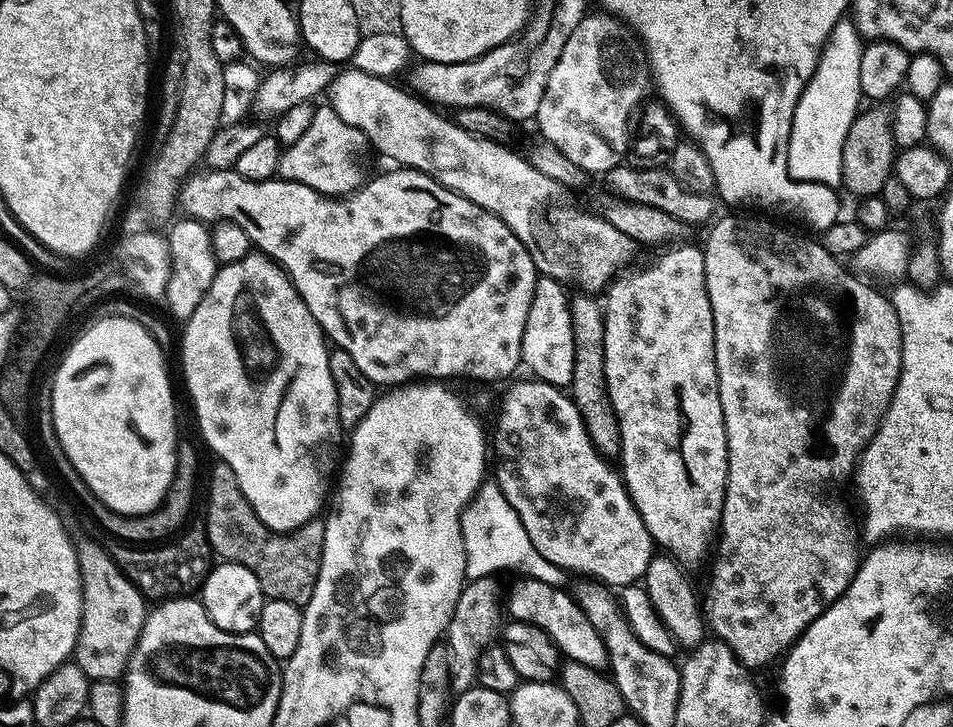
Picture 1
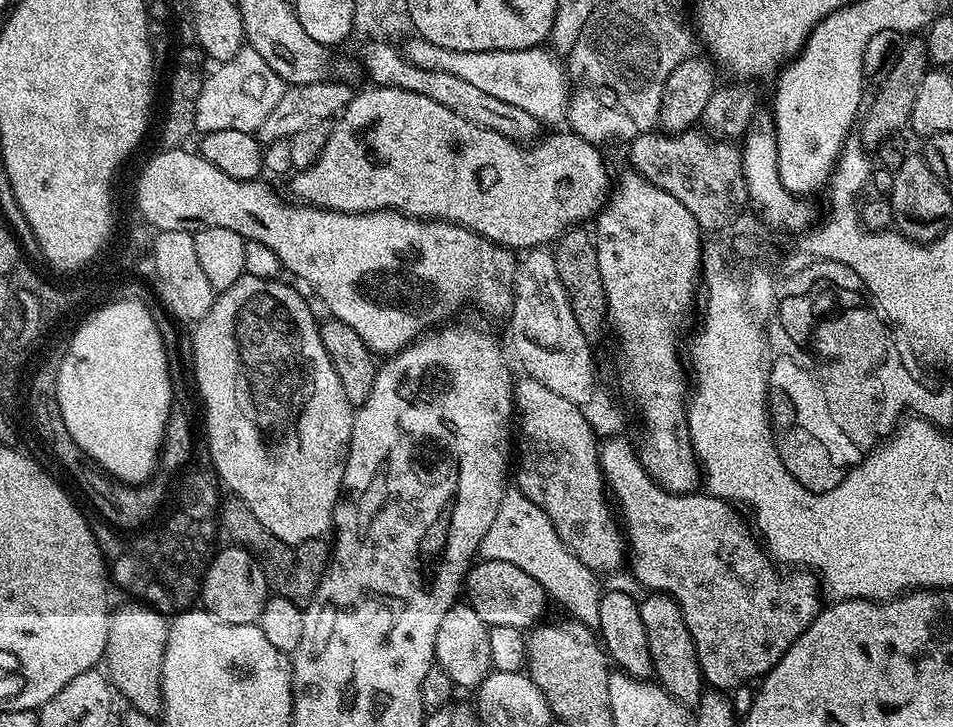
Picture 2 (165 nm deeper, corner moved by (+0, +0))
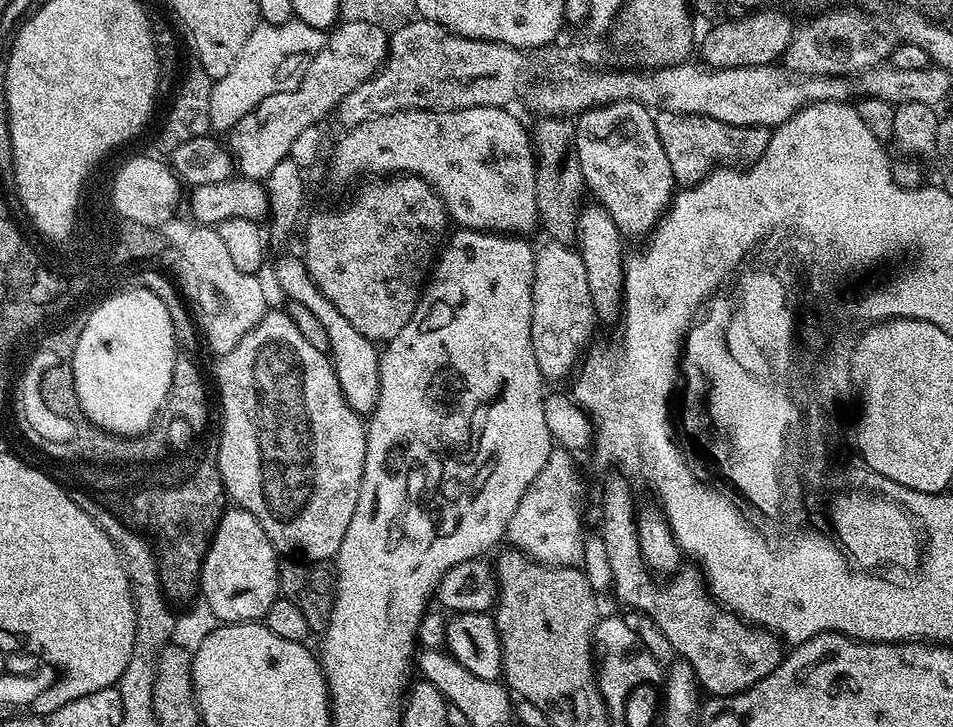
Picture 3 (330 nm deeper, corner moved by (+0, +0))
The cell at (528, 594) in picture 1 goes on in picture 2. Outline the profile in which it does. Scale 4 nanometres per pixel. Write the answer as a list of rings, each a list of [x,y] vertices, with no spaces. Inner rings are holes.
[[[481,559],[468,569],[462,585],[466,603],[489,628],[494,626],[514,626],[521,630],[531,630],[541,623],[540,615],[550,604],[550,597],[537,580],[530,578],[526,570],[514,566],[514,562],[498,562]]]

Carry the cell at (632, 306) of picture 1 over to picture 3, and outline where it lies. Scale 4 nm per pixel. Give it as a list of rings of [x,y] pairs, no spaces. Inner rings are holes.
[[[616,100],[580,113],[574,123],[576,157],[591,199],[608,211],[621,236],[647,237],[667,213],[678,188],[658,139],[655,115],[633,100]]]

